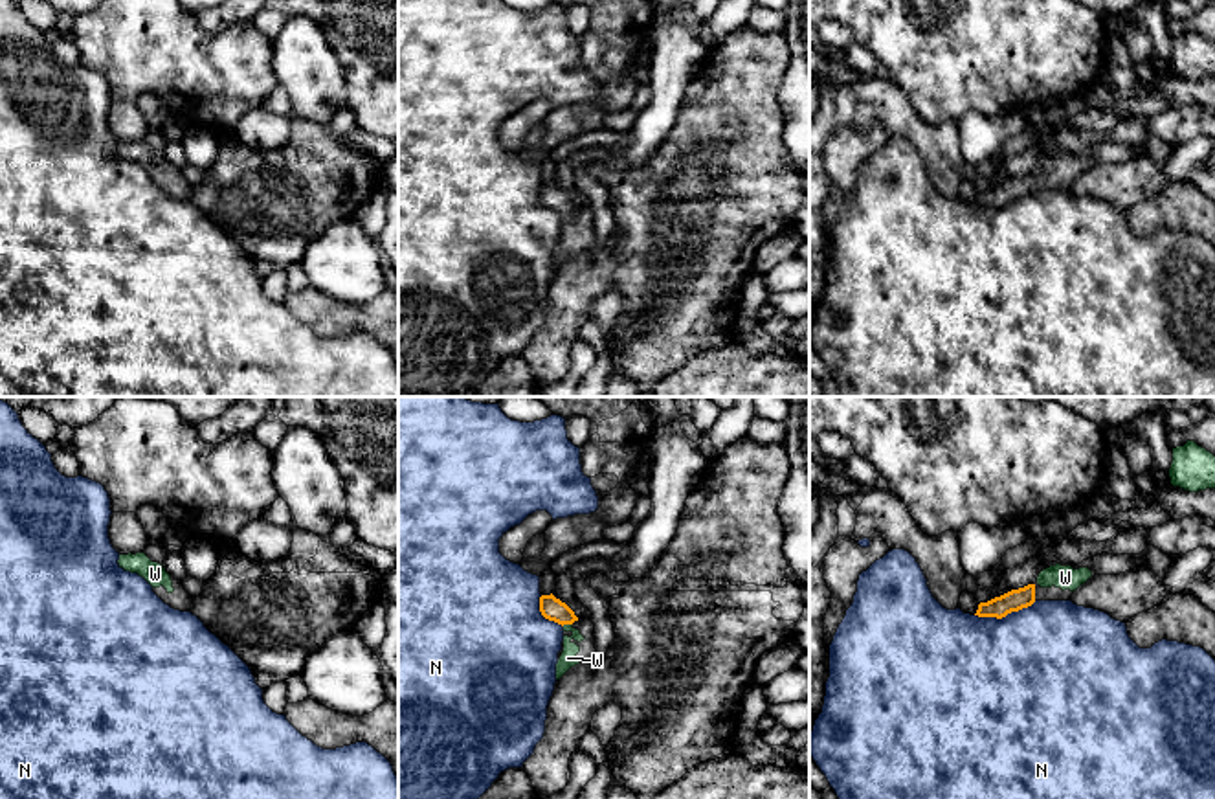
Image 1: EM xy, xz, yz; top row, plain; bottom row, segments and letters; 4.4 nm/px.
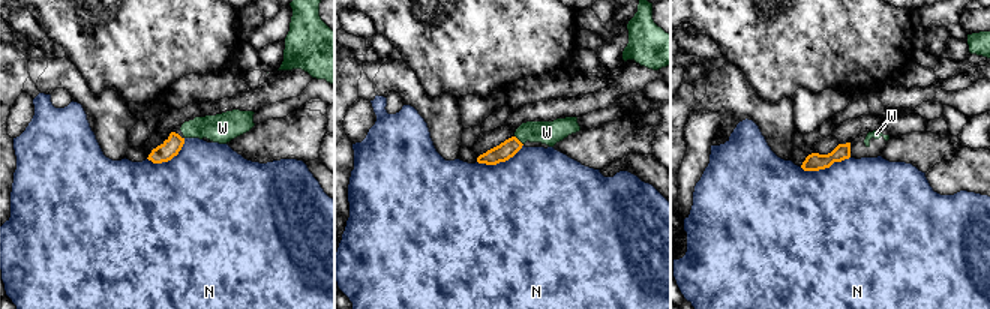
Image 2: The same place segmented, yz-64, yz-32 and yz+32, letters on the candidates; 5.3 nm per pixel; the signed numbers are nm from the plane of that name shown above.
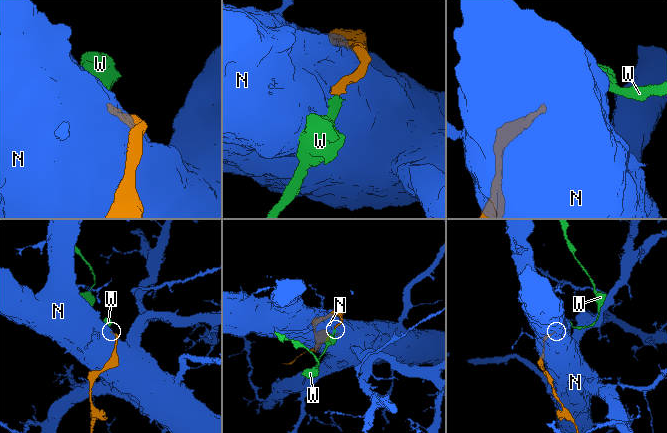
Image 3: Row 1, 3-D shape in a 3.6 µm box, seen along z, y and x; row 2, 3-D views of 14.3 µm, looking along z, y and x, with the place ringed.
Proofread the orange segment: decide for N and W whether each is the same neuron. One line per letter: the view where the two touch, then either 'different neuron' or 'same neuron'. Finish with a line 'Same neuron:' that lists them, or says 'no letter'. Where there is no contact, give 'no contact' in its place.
N: yz | different neuron
W: xz | same neuron
Same neuron: W

